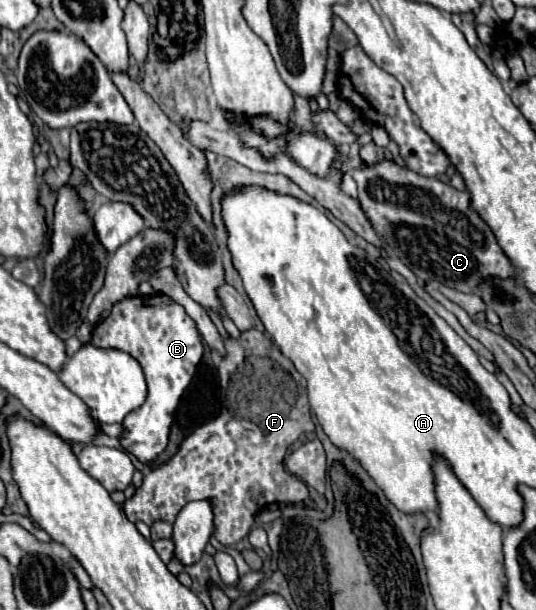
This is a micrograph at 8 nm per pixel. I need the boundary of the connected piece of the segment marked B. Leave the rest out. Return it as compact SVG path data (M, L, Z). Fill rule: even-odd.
M133 295L115 303L107 319L95 325L91 343L95 347L113 347L125 351L141 363L149 393L145 403L123 419L127 435L121 439L121 445L141 463L153 461L167 447L173 413L183 391L189 387L205 351L195 321L179 303L167 295Z

